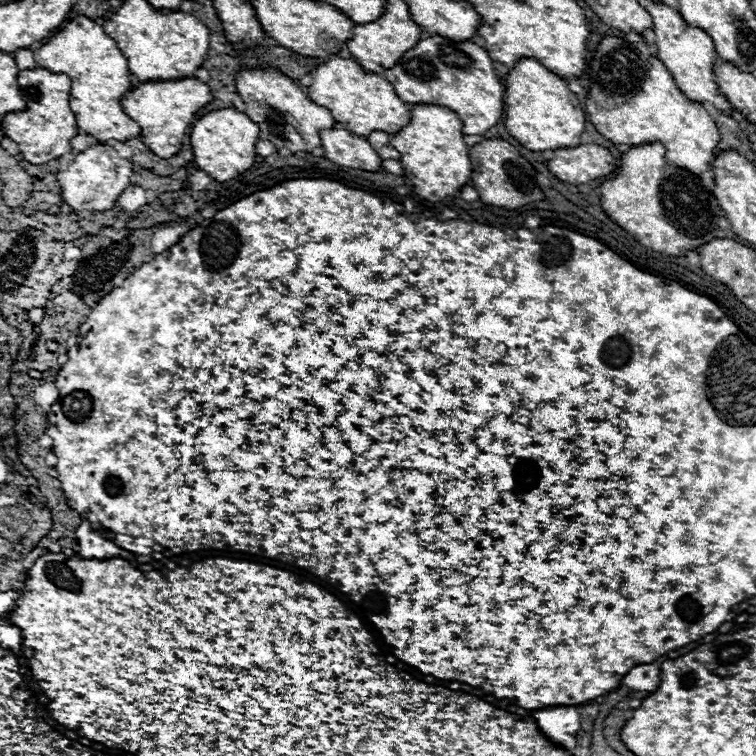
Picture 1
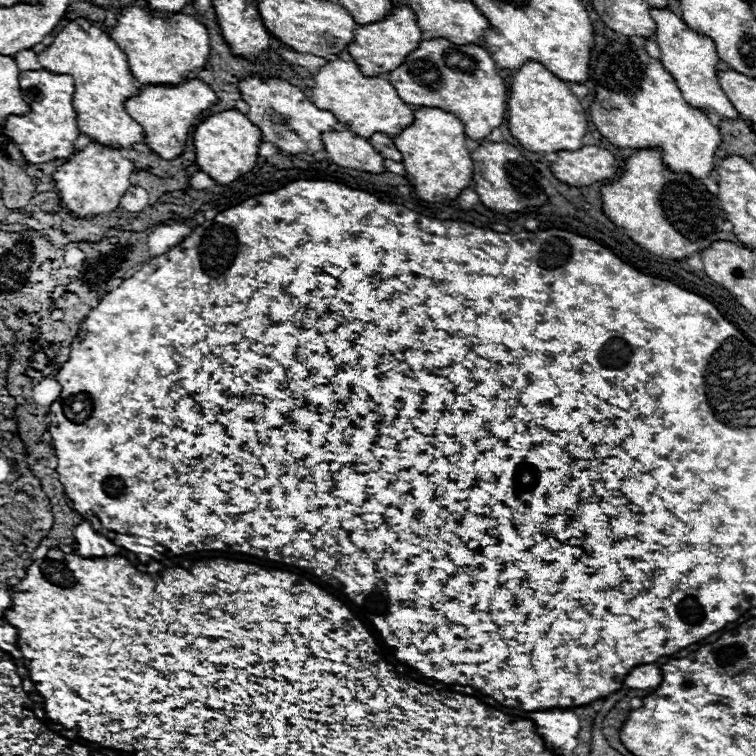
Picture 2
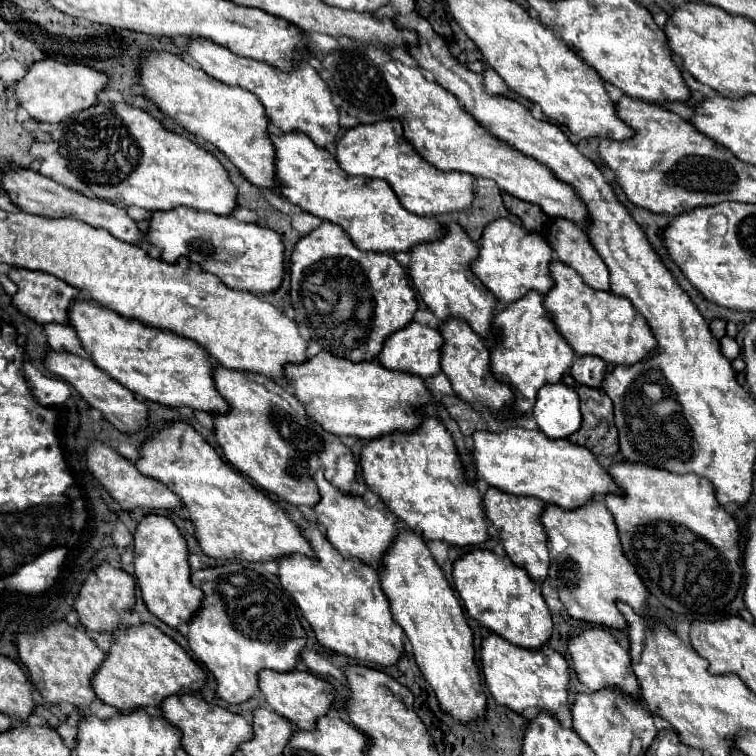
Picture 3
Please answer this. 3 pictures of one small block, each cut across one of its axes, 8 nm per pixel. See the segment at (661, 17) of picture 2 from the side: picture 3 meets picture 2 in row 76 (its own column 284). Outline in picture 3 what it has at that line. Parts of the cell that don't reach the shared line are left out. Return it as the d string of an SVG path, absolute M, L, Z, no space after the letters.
M260 672L260 692L264 694L266 702L272 706L274 712L288 718L300 730L314 730L316 720L324 716L336 698L334 686L322 678L316 678L310 672Z

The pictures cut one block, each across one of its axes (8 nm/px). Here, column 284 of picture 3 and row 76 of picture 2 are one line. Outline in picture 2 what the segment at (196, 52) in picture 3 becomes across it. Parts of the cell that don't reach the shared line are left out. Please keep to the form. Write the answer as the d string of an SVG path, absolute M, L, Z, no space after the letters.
M84 18L66 24L48 50L38 54L38 62L48 72L70 74L74 78L74 110L78 112L80 132L86 132L94 142L108 148L134 148L134 144L144 144L144 130L124 112L124 100L140 90L130 74L126 54L102 28L92 26Z

